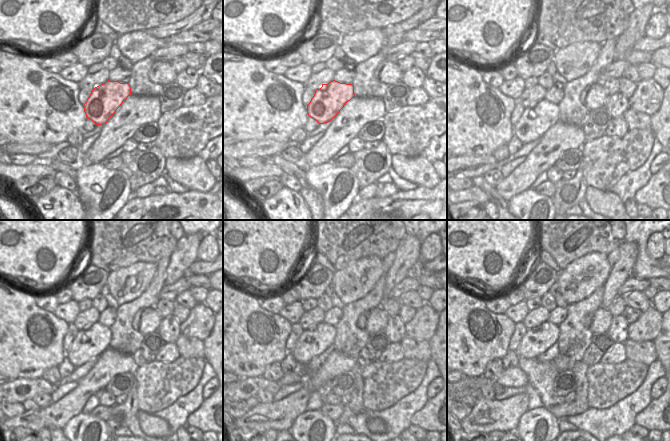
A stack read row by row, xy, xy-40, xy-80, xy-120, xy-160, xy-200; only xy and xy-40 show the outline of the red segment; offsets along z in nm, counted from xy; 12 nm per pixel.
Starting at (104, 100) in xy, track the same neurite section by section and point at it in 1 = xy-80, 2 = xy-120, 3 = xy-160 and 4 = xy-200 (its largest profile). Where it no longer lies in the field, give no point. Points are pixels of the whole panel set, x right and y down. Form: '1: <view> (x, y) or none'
1: xy-80 (535, 121)
2: xy-120 (90, 342)
3: xy-160 (312, 342)
4: xy-200 (536, 341)

